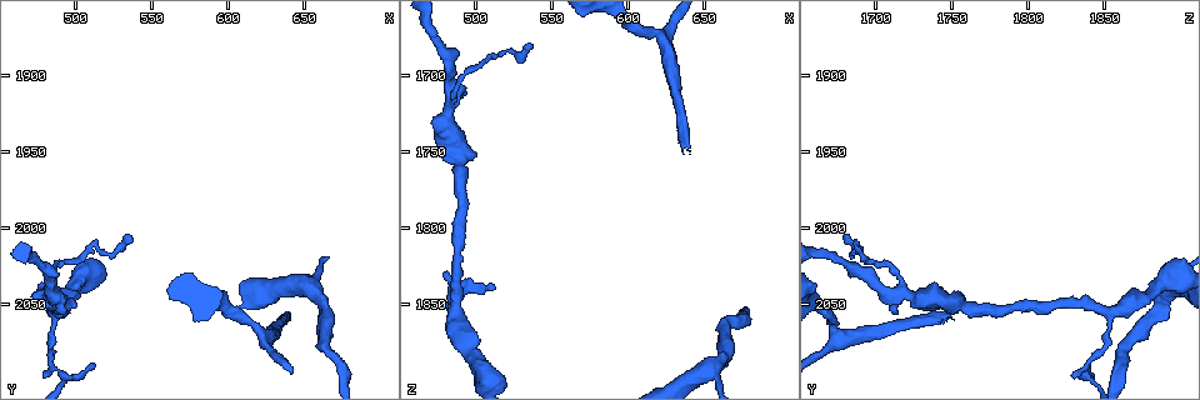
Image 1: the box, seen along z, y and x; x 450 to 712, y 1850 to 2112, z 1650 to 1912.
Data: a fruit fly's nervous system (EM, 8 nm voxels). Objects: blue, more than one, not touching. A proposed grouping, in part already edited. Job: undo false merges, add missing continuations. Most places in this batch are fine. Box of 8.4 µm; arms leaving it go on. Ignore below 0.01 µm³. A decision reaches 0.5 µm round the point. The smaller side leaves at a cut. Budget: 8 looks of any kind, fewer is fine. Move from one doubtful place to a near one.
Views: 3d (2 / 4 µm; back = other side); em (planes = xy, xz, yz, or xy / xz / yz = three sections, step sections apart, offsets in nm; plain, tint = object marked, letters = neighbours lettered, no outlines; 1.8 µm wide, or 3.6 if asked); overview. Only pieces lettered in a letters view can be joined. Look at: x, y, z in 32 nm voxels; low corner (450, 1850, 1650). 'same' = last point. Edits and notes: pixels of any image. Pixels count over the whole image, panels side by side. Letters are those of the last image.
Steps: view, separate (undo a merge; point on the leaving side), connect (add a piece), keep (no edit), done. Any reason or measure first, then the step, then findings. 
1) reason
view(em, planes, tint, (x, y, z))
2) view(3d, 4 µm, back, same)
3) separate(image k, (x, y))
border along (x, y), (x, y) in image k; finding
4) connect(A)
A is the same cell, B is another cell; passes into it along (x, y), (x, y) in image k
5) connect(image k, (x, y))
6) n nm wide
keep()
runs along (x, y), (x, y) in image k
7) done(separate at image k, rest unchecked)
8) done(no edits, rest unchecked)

thick turns thin
view(em, xz, step 4, tint, (504, 2032, 1892))

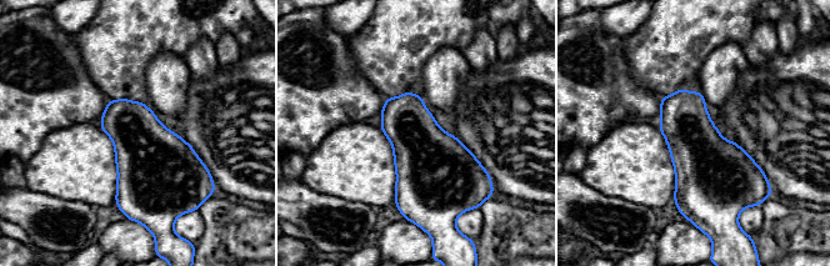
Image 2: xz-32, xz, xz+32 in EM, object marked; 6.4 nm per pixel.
view(em, planes, letters, same)

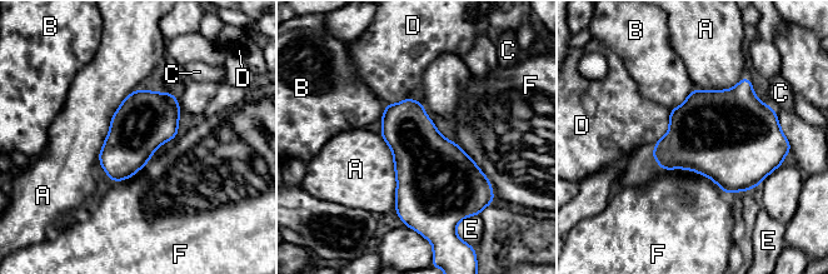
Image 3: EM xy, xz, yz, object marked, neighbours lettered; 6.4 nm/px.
380 nm wide
keep()
A, B, C, D, E and F are other cells; border along (659, 167), (701, 173), (728, 195) in image 3; one cell here

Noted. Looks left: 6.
tapers out
view(em, xy, step 4, letters, (534, 2004, 1680))

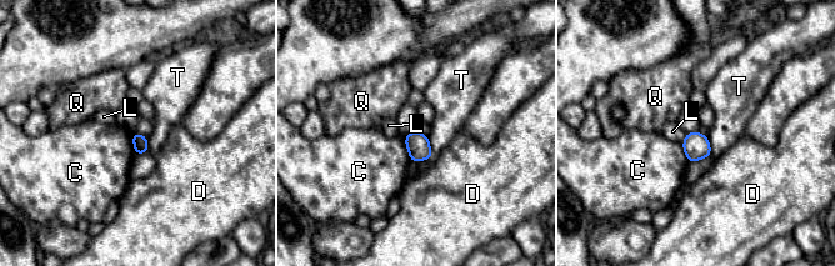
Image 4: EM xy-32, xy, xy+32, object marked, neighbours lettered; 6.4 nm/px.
view(em, planes, letters, same)

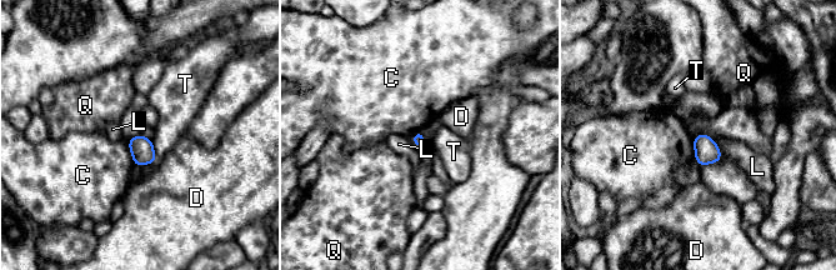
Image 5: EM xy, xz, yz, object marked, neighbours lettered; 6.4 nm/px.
80 nm wide
keep()
C, D, L, Q and T are other cells; border along (128, 139), (128, 146), (135, 165) in image 5; none of them fits

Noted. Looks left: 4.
small branch off a trunk
view(em, xy, step 16, letters, (490, 2054, 1712))

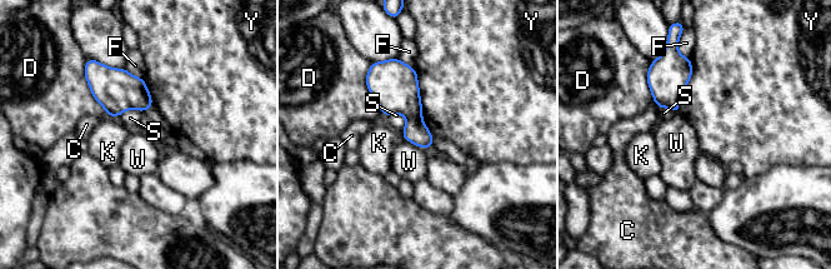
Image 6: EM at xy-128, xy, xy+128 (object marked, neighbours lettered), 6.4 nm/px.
keep()
C, D, F, K, S, W and Y are other cells; border along (404, 139), (430, 149) in image 6; none of them fits

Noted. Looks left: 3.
free end
view(em, xy, step 8, tint, (634, 2058, 1750))

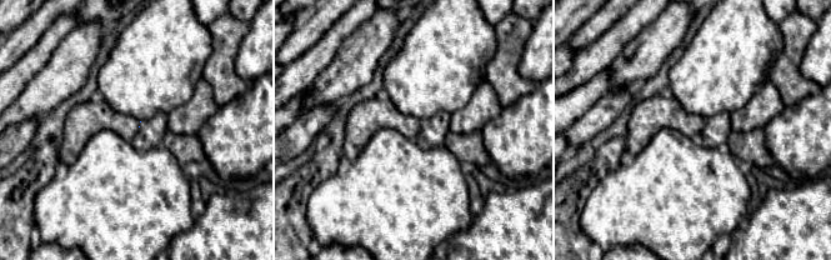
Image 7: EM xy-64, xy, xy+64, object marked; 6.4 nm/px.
view(em, planes, letters, same)

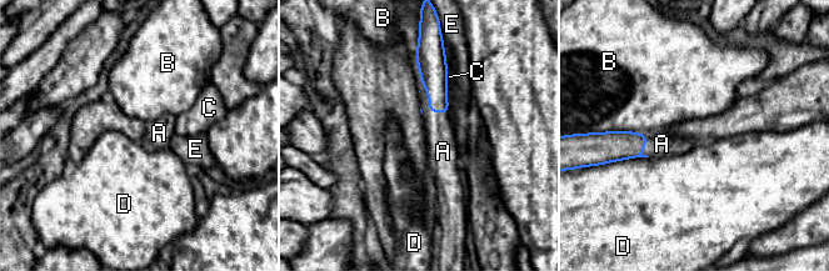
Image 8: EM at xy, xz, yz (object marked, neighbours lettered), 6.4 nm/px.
connect(image 8, (440, 136))
A is the same cell, B, C, D and E are other cells; passes into it along (433, 68), (429, 104), (440, 136) in image 8; it goes on there

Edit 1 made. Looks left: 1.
done(connect at image 8, rest unchecked)

